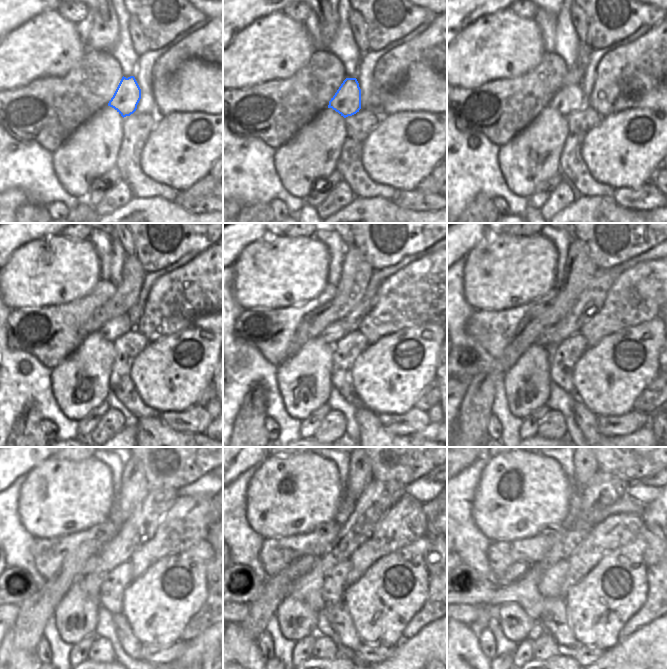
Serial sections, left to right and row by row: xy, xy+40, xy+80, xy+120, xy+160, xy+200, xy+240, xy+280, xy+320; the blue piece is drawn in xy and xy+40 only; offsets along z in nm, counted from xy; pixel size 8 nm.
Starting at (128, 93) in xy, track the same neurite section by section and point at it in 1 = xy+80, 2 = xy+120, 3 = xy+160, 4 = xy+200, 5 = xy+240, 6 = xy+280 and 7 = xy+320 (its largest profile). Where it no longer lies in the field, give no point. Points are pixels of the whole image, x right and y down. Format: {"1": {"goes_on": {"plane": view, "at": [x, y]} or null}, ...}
{"1": {"goes_on": {"plane": "xy+80", "at": [569, 99]}}, "2": {"goes_on": {"plane": "xy+120", "at": [112, 330]}}, "3": {"goes_on": {"plane": "xy+160", "at": [334, 332]}}, "4": {"goes_on": {"plane": "xy+200", "at": [545, 338]}}, "5": {"goes_on": {"plane": "xy+240", "at": [91, 564]}}, "6": {"goes_on": {"plane": "xy+280", "at": [299, 567]}}, "7": {"goes_on": {"plane": "xy+320", "at": [517, 570]}}}

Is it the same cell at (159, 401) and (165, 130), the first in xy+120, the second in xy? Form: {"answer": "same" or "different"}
{"answer": "same"}

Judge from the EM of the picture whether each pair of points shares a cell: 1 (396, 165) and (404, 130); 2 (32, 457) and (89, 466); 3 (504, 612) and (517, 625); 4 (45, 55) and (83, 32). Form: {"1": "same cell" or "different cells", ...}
{"1": "same cell", "2": "different cells", "3": "same cell", "4": "different cells"}

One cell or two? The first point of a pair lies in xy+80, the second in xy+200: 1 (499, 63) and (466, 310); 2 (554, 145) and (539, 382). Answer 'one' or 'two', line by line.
1: two
2: one

